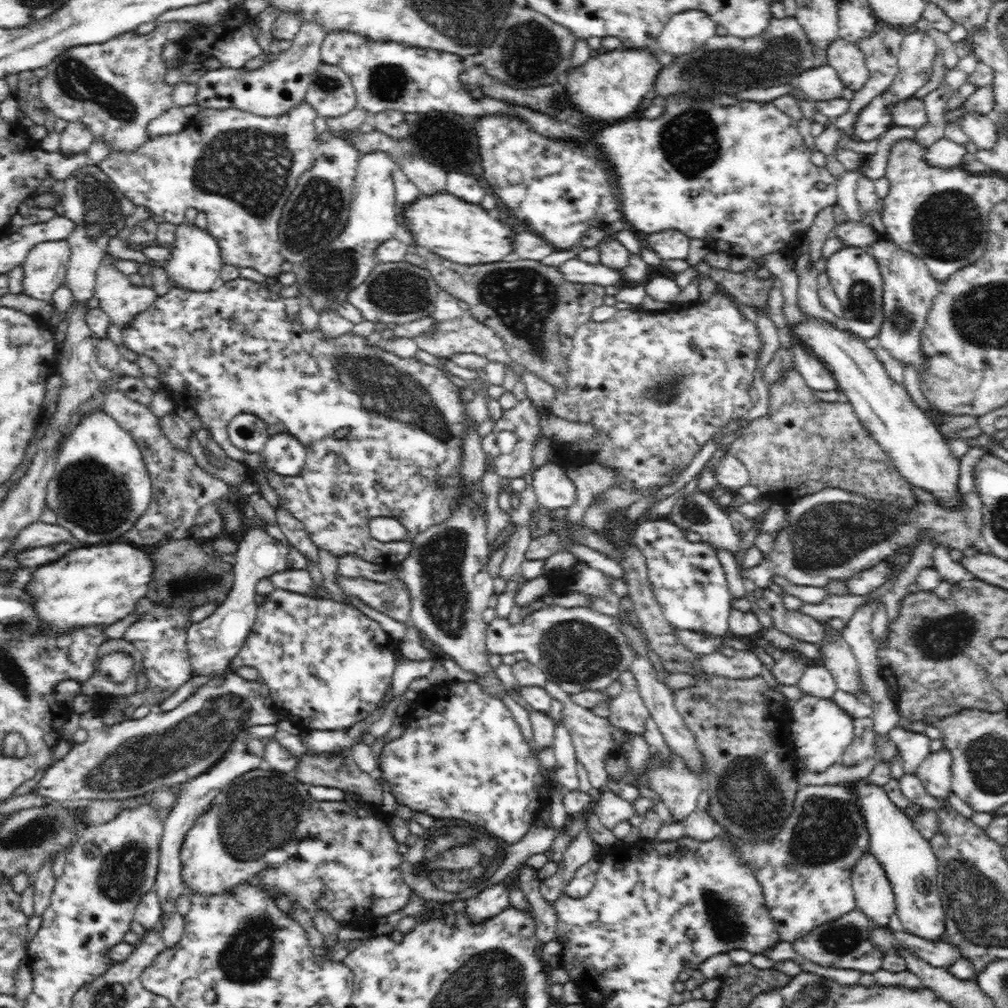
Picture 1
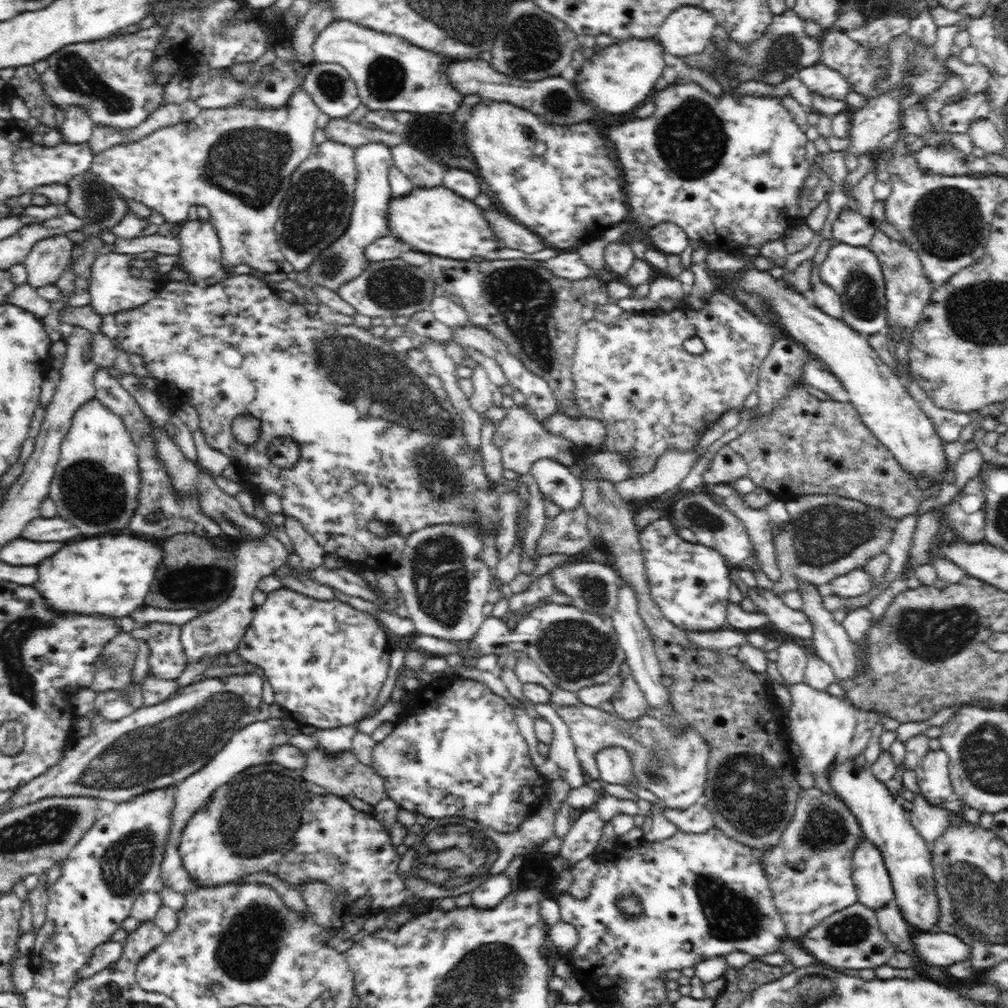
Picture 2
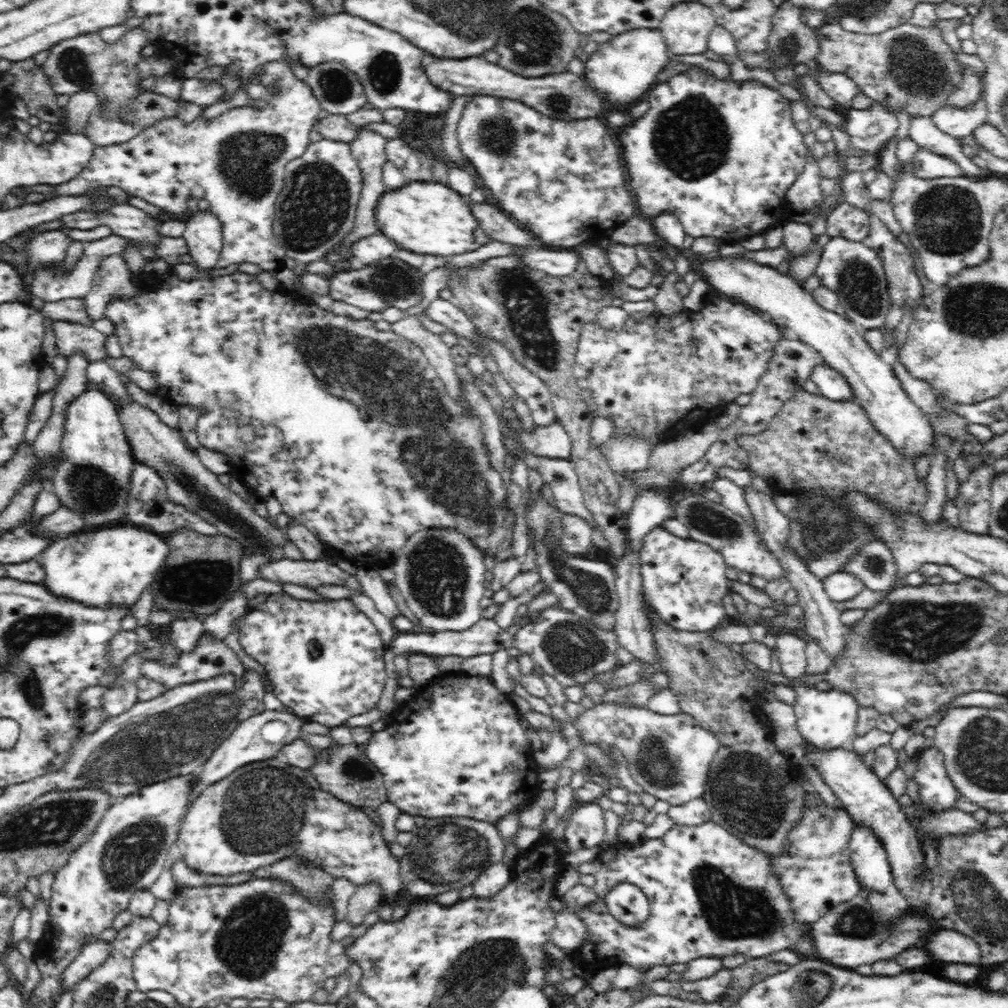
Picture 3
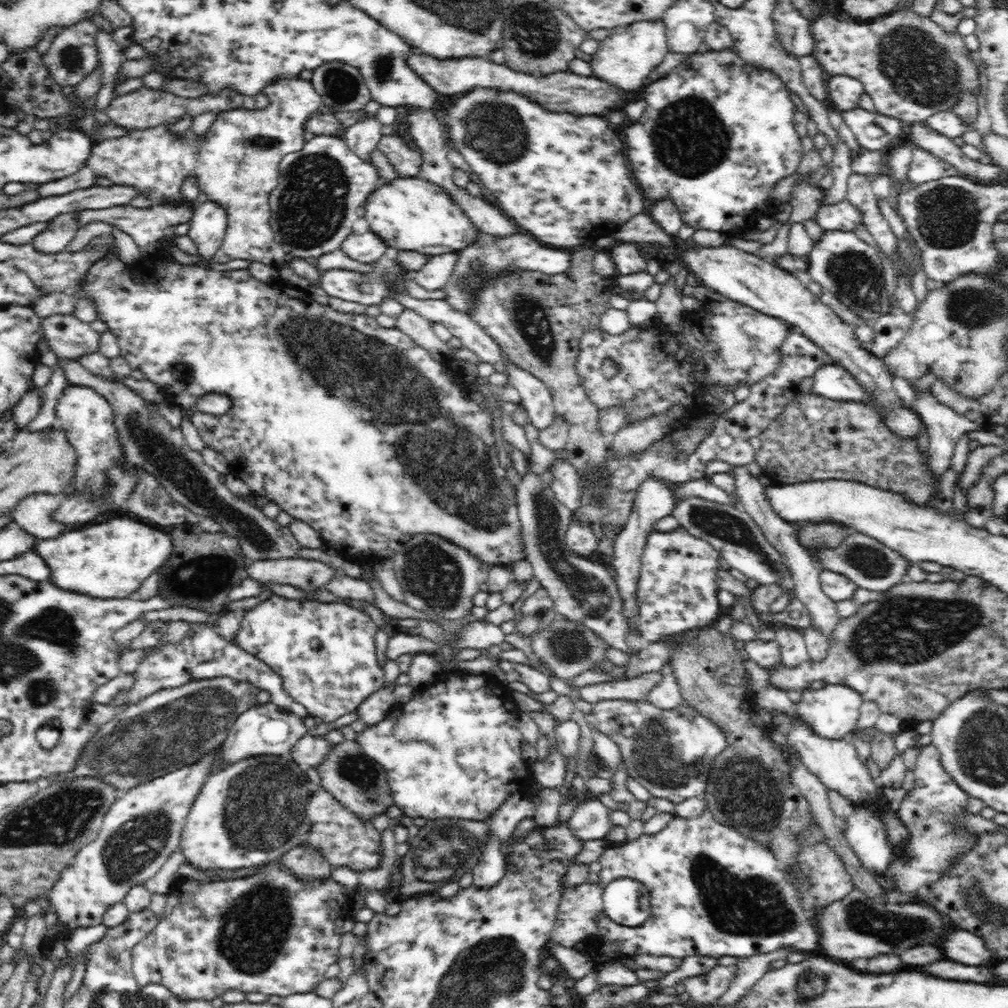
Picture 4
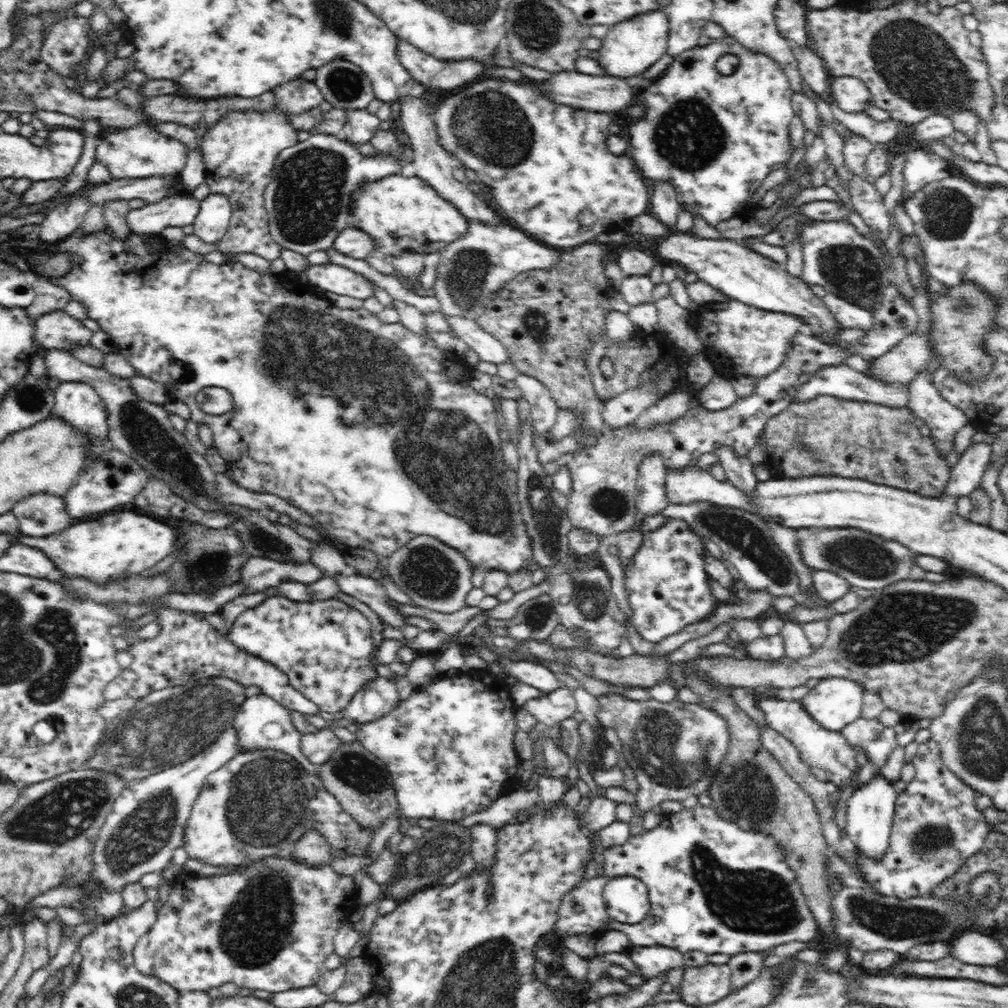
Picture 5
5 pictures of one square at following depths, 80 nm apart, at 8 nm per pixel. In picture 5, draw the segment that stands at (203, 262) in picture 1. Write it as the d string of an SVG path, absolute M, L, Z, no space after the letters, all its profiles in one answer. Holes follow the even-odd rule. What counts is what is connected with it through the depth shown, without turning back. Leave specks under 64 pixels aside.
M212 193L200 202L200 209L192 223L192 235L206 244L217 244L230 232L232 207L228 197Z

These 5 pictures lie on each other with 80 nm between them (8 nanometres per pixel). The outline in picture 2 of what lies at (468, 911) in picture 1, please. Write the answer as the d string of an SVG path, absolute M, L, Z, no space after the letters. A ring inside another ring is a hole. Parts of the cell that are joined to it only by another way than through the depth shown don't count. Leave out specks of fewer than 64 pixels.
M504 872L489 877L471 892L471 906L486 910L496 908L511 892L511 880Z

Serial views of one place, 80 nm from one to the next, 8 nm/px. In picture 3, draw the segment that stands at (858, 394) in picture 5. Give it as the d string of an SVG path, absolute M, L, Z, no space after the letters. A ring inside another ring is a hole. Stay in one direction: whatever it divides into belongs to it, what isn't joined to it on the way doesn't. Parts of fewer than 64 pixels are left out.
M822 362L816 365L809 376L819 388L819 394L833 401L850 401L853 396L851 386L839 372Z

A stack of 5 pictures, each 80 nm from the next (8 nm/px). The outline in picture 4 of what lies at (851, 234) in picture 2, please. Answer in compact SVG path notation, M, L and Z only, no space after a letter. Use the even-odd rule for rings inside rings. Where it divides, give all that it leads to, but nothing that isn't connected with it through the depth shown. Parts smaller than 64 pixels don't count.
M846 200L834 205L822 204L814 214L814 218L823 230L856 232L856 228L863 224L862 212Z

